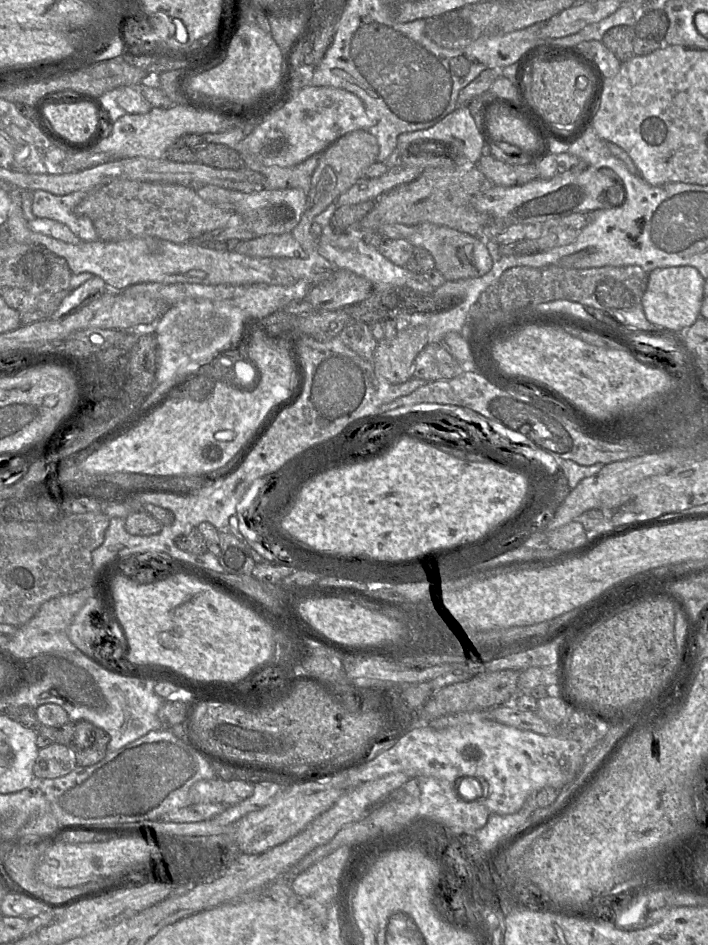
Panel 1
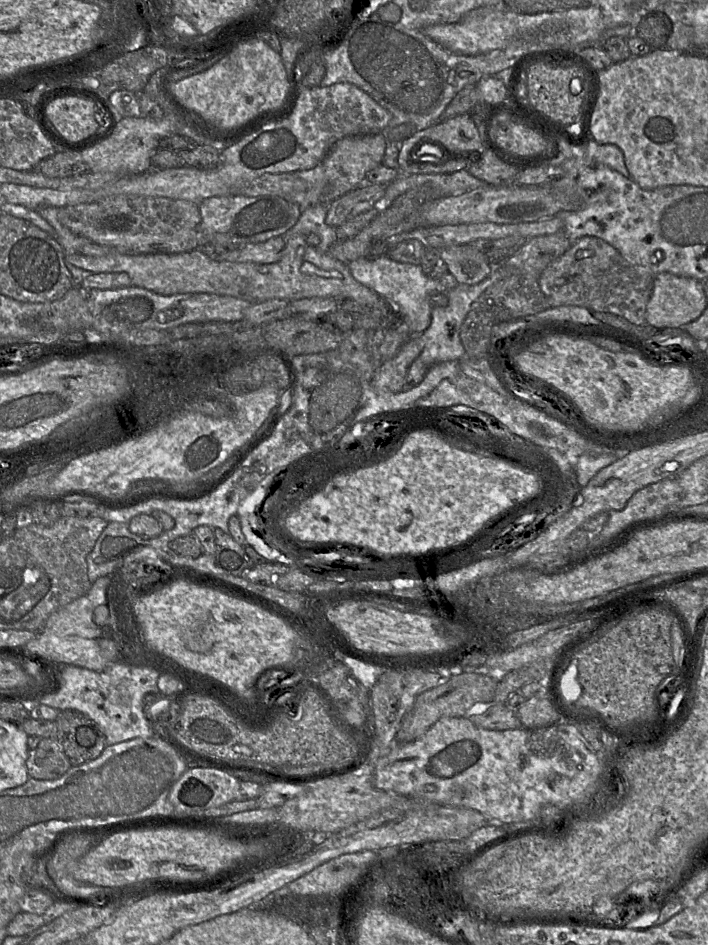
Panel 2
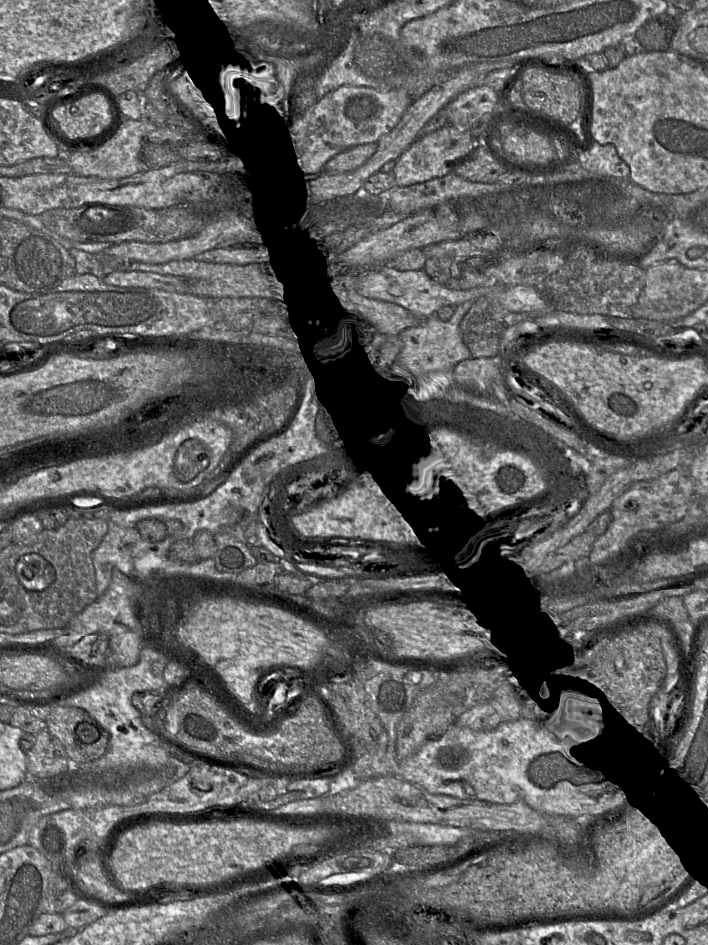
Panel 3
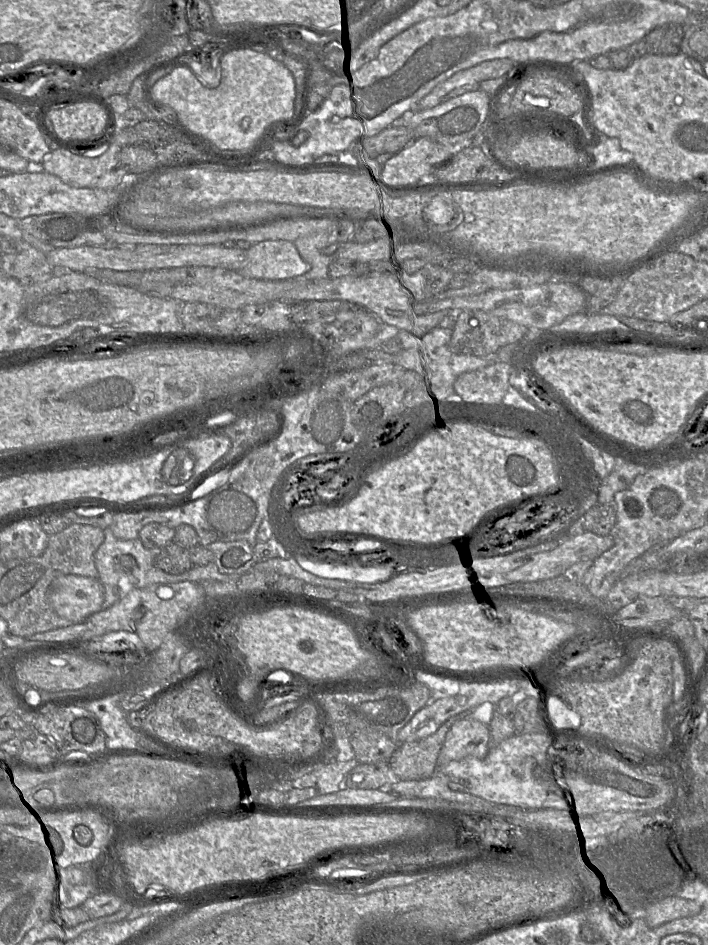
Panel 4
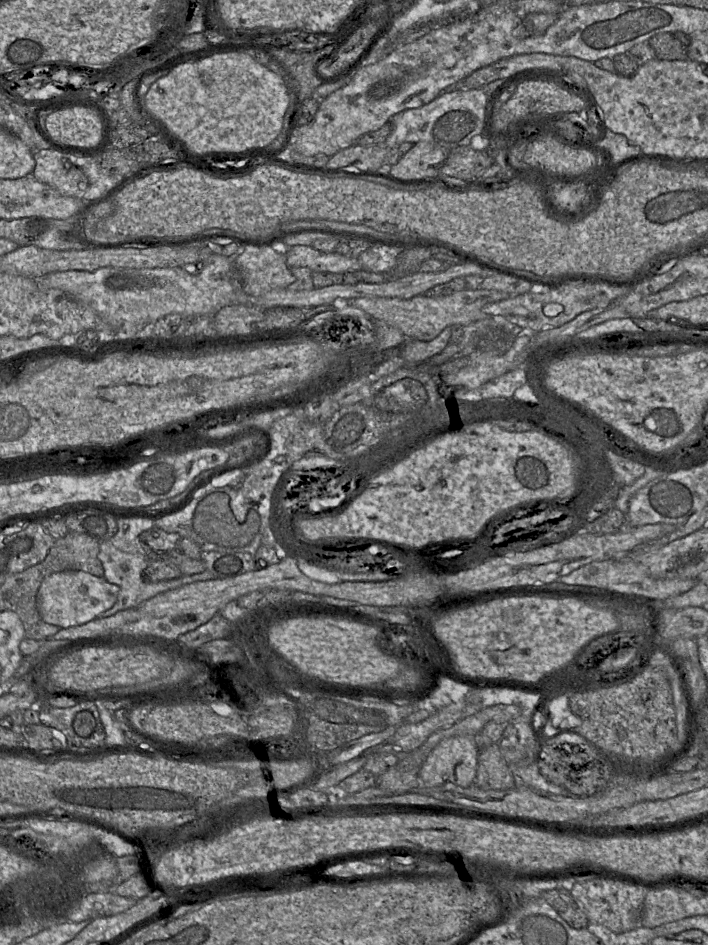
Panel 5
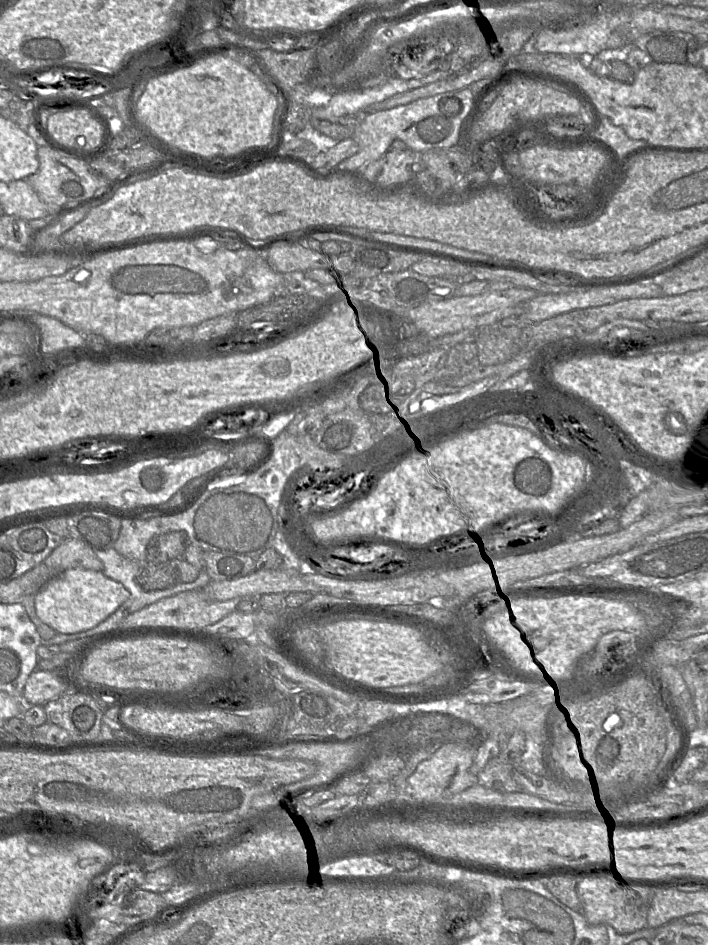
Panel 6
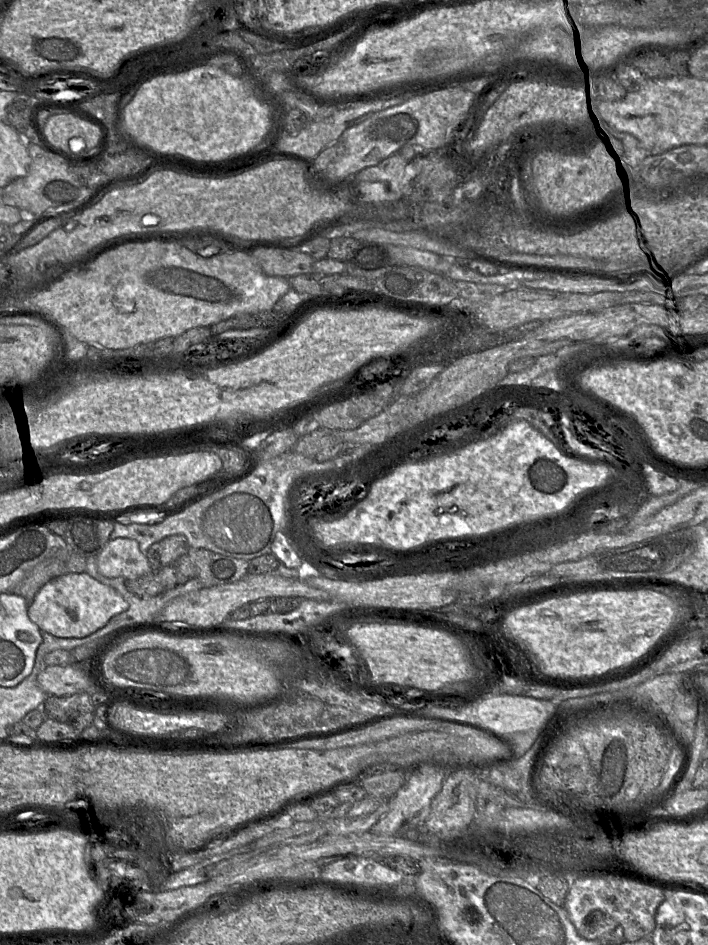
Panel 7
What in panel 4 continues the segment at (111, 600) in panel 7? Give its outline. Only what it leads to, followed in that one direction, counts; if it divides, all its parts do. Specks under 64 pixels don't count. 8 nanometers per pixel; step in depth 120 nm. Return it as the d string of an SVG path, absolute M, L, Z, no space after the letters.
M60 575L50 584L50 605L72 623L84 622L102 609L104 587L97 578Z

